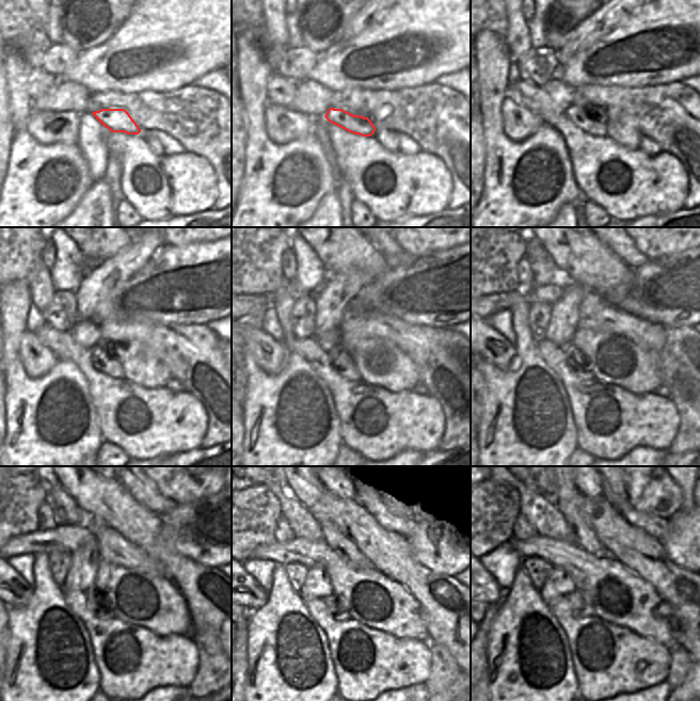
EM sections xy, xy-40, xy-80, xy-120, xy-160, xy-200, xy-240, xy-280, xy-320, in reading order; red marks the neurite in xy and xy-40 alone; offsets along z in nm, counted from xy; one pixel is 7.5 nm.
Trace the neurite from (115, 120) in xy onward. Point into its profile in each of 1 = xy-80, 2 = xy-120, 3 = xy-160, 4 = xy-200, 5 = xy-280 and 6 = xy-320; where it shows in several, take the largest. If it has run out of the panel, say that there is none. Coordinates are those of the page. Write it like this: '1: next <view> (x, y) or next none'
1: next xy-80 (594, 126)
2: next xy-120 (100, 360)
3: next xy-160 (340, 361)
4: next xy-200 (581, 366)
5: next xy-280 (334, 604)
6: next xy-320 (578, 604)

